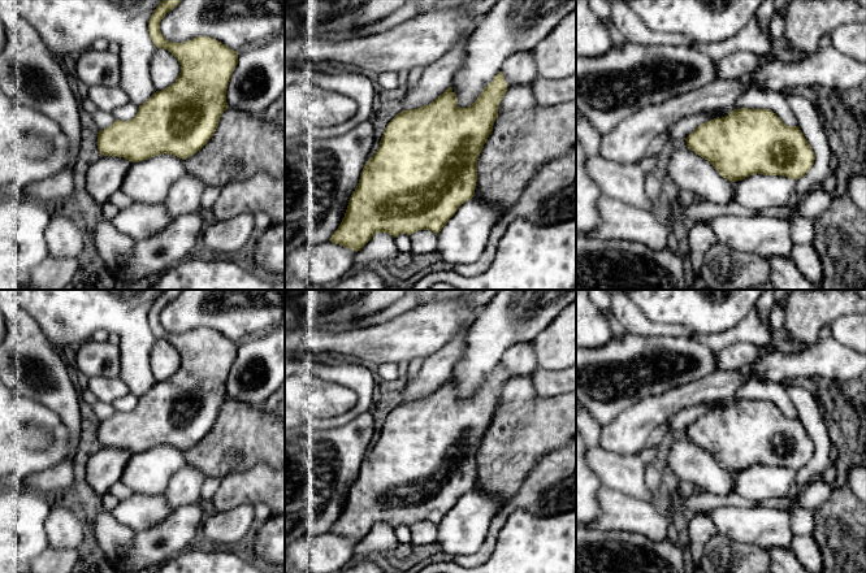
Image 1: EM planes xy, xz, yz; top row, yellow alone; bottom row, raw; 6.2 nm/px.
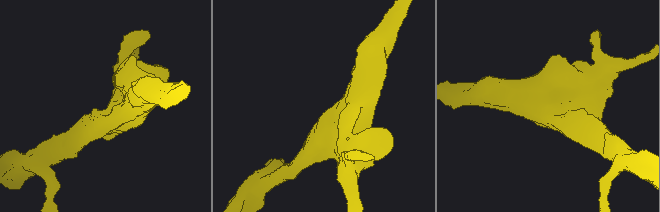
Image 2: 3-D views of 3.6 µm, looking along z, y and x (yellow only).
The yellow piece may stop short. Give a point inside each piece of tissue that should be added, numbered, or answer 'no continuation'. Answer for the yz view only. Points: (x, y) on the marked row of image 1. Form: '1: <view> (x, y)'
1: yz (688, 170)

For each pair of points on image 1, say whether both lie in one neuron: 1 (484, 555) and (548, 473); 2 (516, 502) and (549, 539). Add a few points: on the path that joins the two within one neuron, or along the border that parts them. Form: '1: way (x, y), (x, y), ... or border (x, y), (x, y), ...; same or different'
1: way (492, 534), (502, 515), (527, 494); same
2: border (553, 515), (535, 516), (515, 509), (501, 529); different

